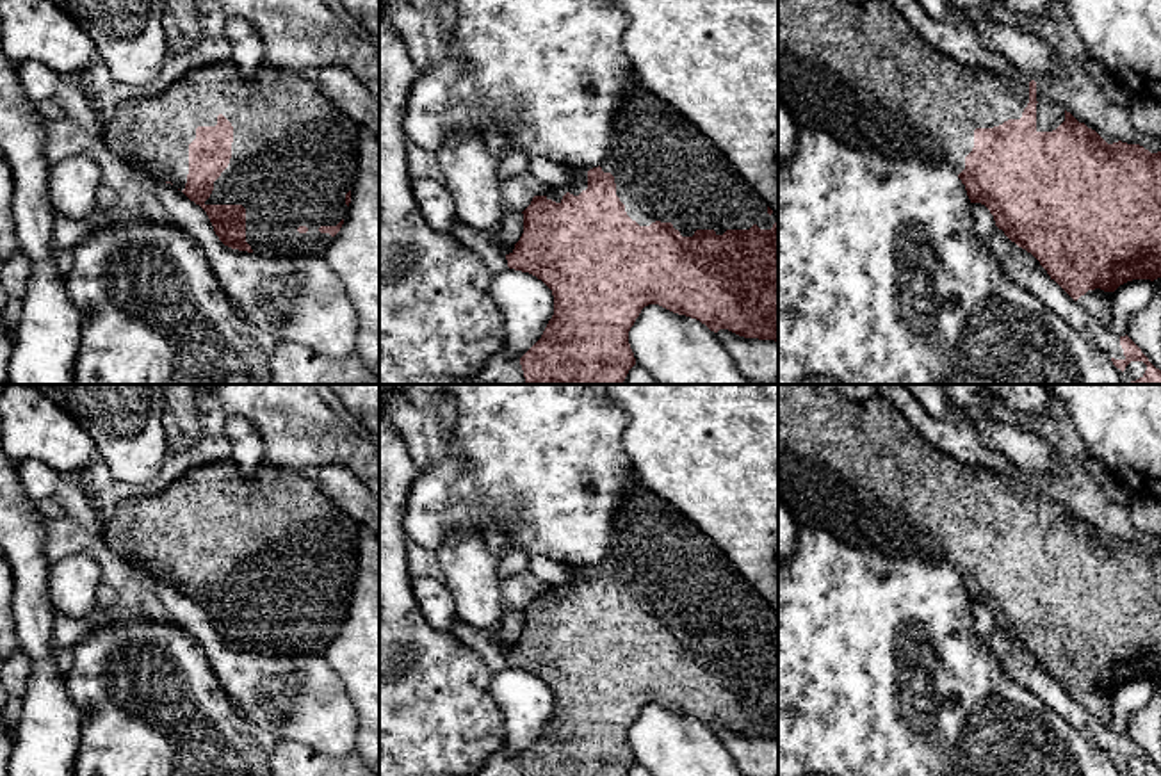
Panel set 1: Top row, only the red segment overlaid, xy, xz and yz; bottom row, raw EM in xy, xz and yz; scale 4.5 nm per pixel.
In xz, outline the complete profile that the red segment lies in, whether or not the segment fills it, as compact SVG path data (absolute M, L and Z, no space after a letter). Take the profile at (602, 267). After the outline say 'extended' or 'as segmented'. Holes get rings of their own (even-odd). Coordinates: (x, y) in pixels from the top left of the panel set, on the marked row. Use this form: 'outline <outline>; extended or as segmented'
outline M634 77L616 112L605 160L593 169L566 169L568 182L552 187L547 196L534 196L524 214L524 233L515 249L506 255L507 267L541 279L554 295L554 315L541 338L520 358L525 384L623 384L636 365L629 331L648 304L659 304L673 313L700 320L710 331L728 329L744 338L778 342L778 217L750 183L730 166L723 153L694 125L650 93Z; extended

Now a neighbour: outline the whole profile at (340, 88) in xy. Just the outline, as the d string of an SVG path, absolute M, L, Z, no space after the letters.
M322 68L313 73L313 78L324 96L349 119L379 133L379 101L351 71Z

